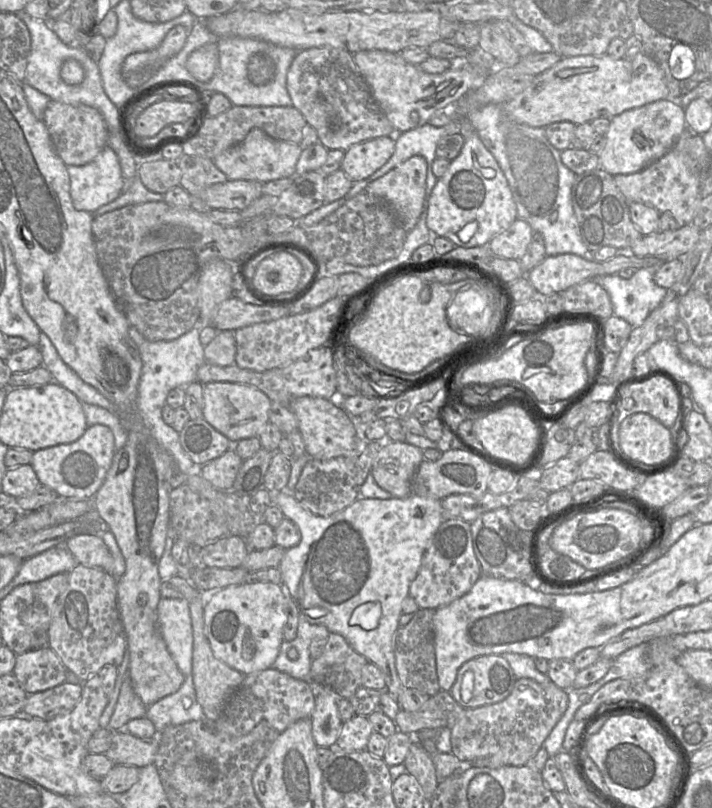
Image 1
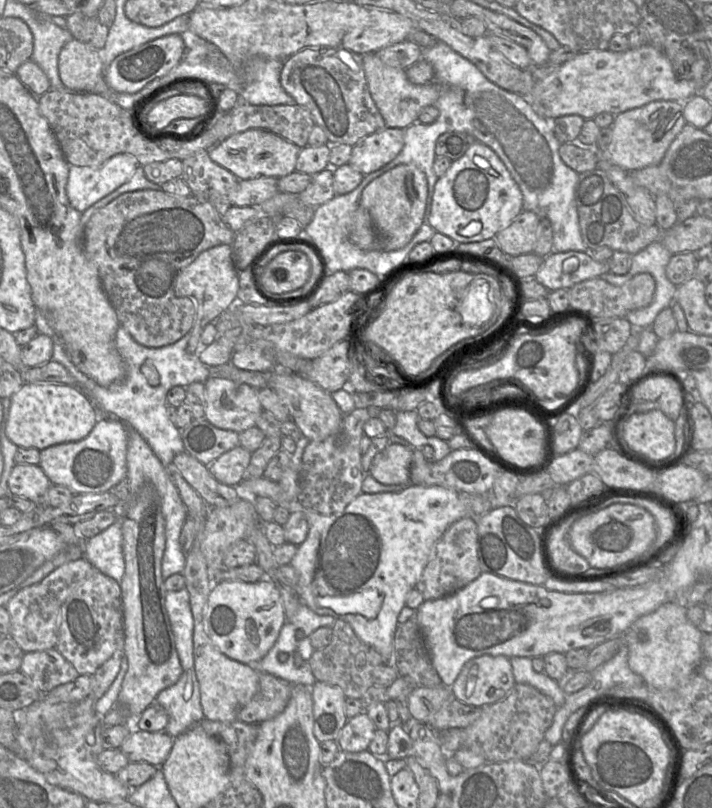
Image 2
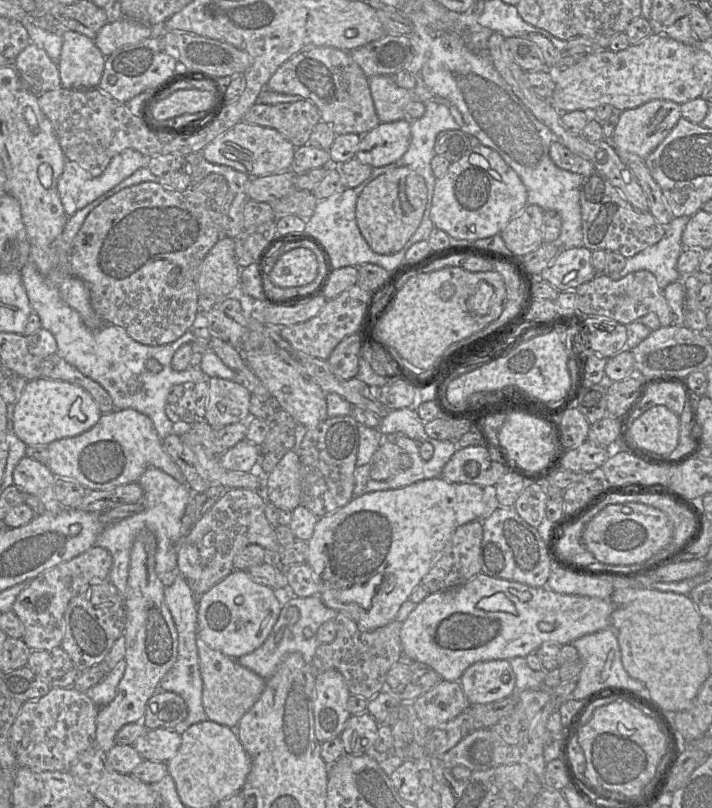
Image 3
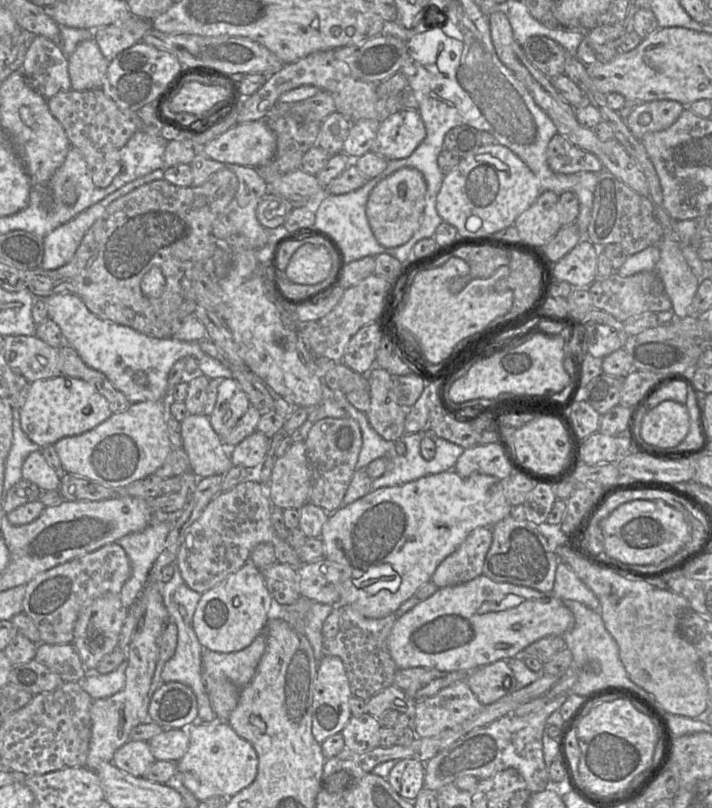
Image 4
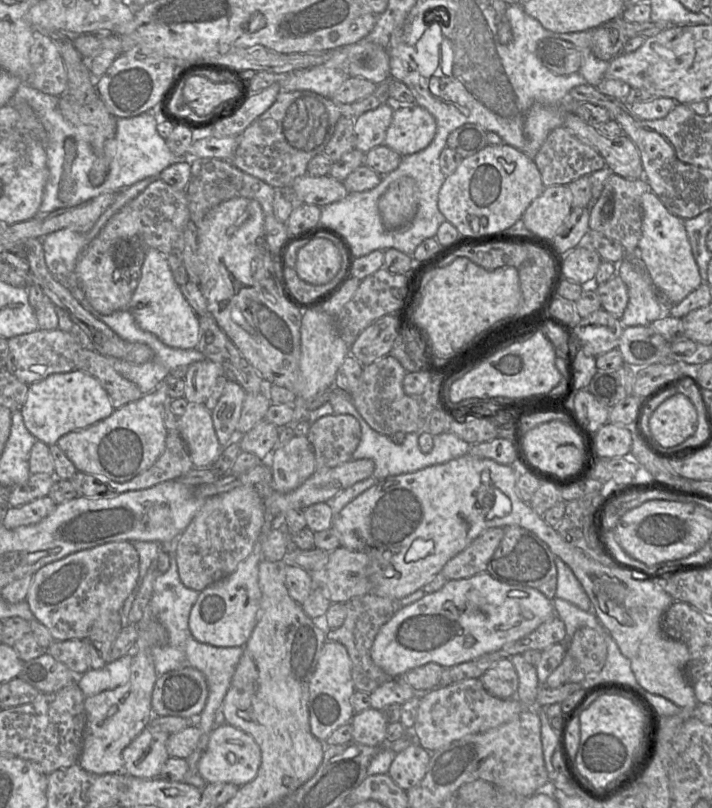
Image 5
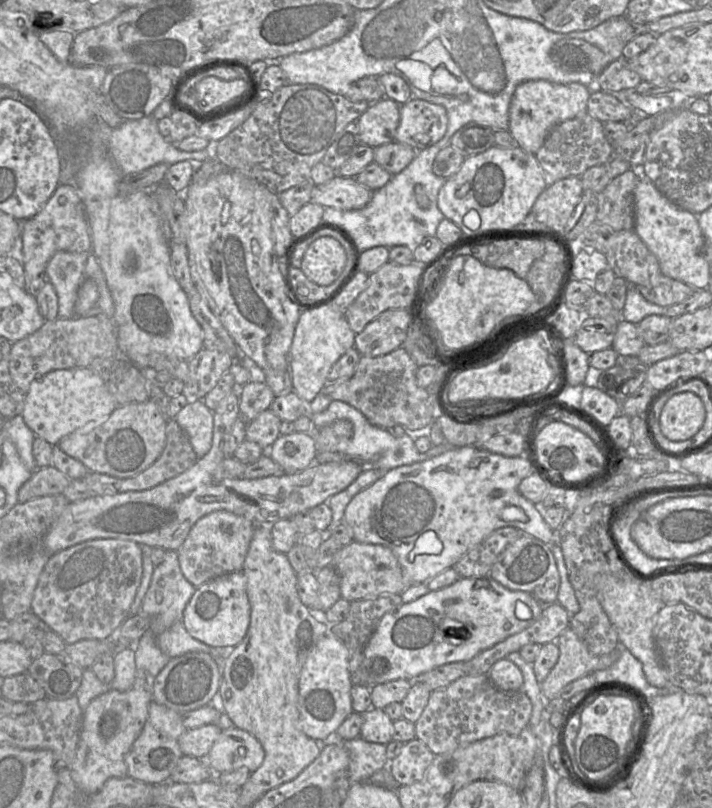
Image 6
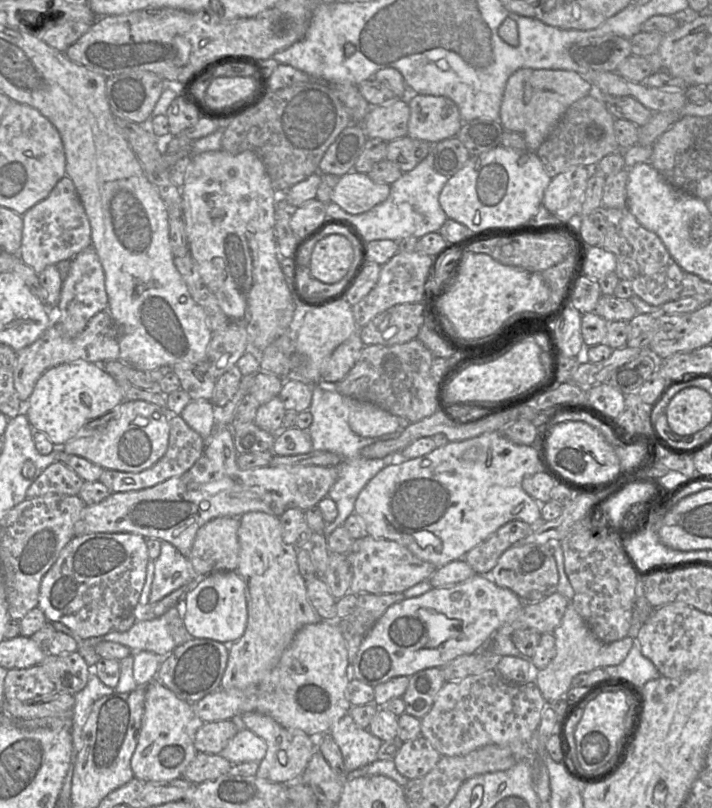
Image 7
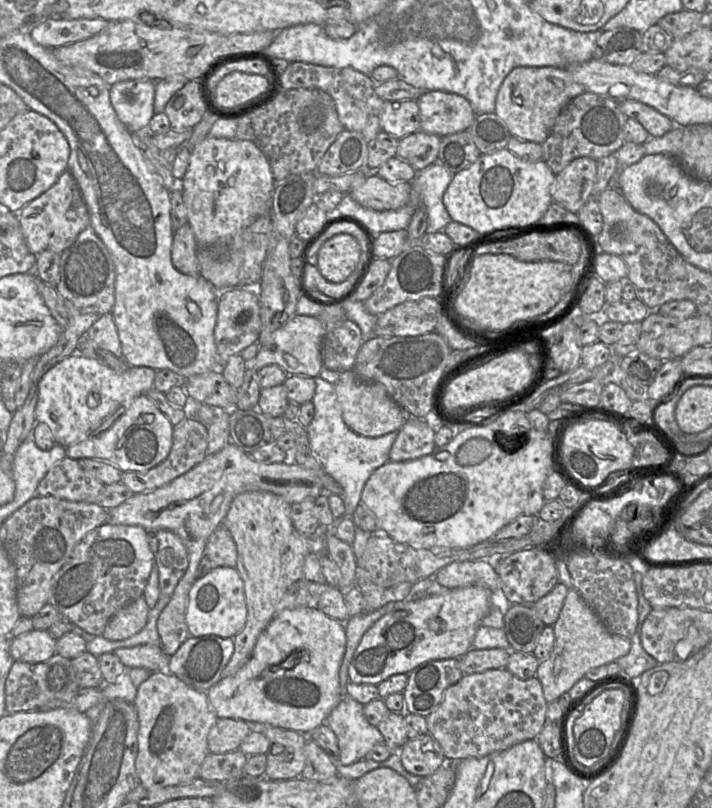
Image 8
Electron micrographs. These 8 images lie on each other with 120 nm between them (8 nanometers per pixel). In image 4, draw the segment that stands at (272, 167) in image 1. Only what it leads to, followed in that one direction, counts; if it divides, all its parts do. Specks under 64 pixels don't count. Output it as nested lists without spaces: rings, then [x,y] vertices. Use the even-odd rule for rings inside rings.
[[[263,120],[237,123],[208,142],[199,153],[221,163],[259,167],[276,153],[276,137]]]

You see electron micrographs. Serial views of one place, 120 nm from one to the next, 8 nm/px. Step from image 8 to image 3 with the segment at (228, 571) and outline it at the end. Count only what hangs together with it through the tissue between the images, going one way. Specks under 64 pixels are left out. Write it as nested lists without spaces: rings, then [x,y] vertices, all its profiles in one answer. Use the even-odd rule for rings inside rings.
[[[233,570],[198,598],[198,636],[212,649],[233,659],[249,654],[259,648],[269,636],[279,618],[282,602],[290,595],[289,590],[274,590],[254,582],[246,570]]]

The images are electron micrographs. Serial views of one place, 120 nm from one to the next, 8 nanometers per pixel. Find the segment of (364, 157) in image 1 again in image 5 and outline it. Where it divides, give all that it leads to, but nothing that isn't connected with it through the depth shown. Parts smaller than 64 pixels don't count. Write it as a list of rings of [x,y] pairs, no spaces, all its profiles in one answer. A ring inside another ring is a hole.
[[[414,104],[394,105],[384,145],[401,156],[425,149],[434,139],[435,118],[423,107]]]

